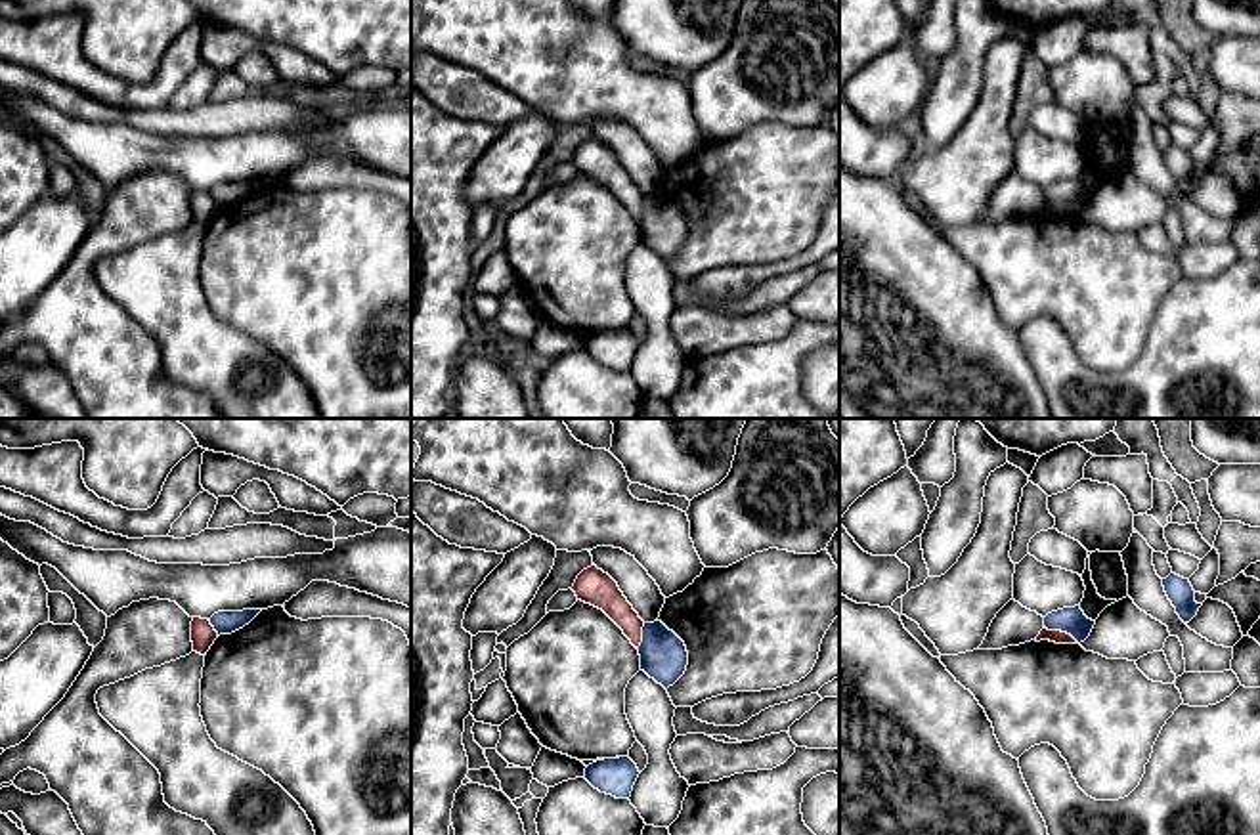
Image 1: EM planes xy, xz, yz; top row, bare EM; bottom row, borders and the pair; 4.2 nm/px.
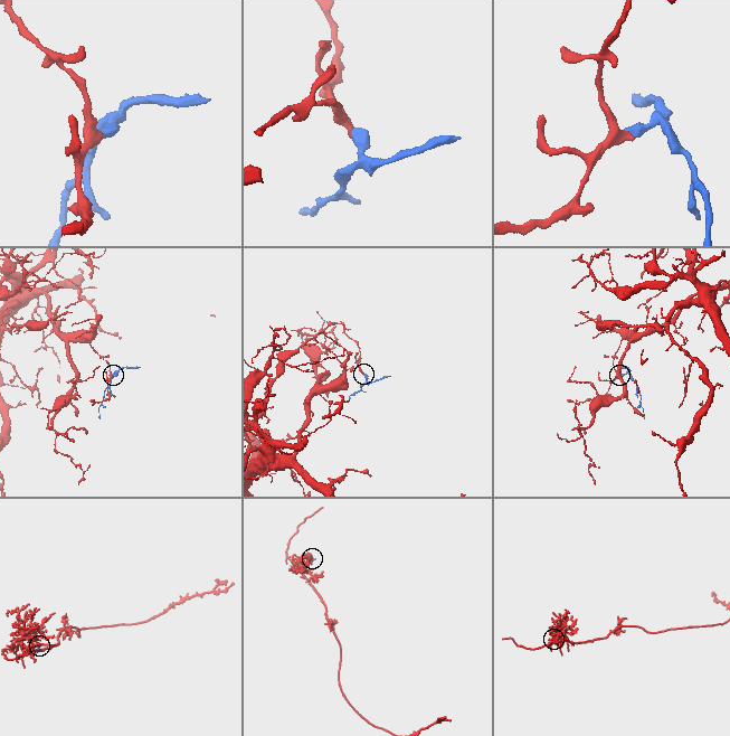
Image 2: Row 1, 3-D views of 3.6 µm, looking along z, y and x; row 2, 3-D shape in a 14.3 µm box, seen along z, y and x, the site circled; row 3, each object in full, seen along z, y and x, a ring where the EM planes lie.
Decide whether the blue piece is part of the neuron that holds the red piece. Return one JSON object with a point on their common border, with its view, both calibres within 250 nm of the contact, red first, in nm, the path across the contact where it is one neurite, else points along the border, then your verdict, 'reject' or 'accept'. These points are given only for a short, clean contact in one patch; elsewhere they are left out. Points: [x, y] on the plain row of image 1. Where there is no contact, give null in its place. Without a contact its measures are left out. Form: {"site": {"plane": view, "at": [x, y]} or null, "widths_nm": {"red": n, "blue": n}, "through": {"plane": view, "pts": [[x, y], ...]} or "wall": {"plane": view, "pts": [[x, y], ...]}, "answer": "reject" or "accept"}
{"site": {"plane": "yz", "at": [1060, 203]}, "widths_nm": {"red": 60, "blue": 120}, "wall": {"plane": "yz", "pts": [[1044, 197], [1065, 203], [1079, 214]]}, "answer": "reject"}

